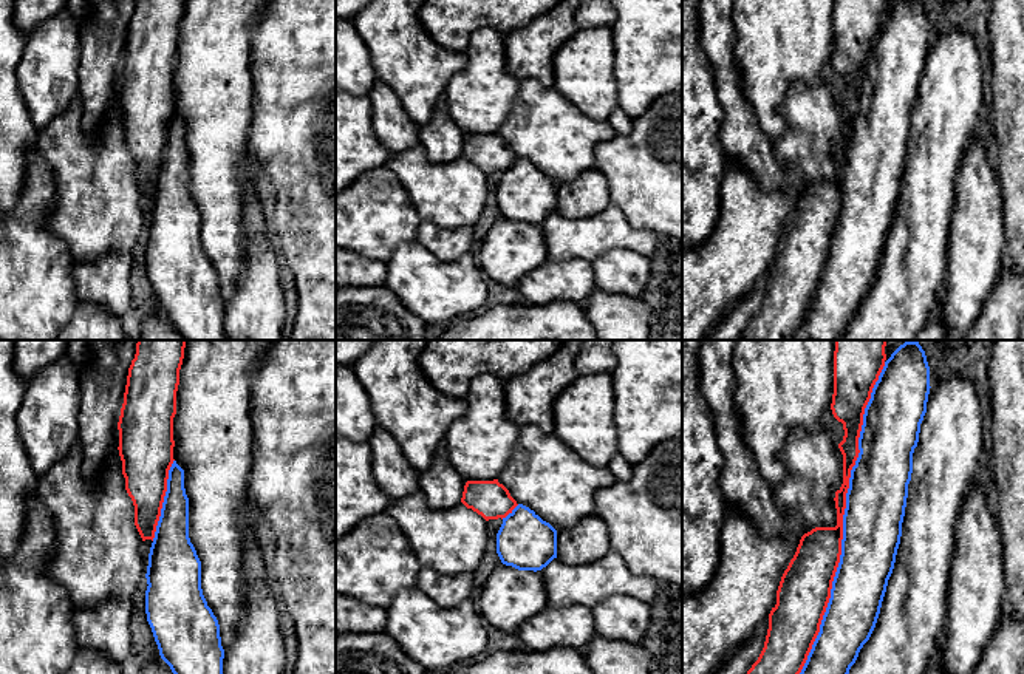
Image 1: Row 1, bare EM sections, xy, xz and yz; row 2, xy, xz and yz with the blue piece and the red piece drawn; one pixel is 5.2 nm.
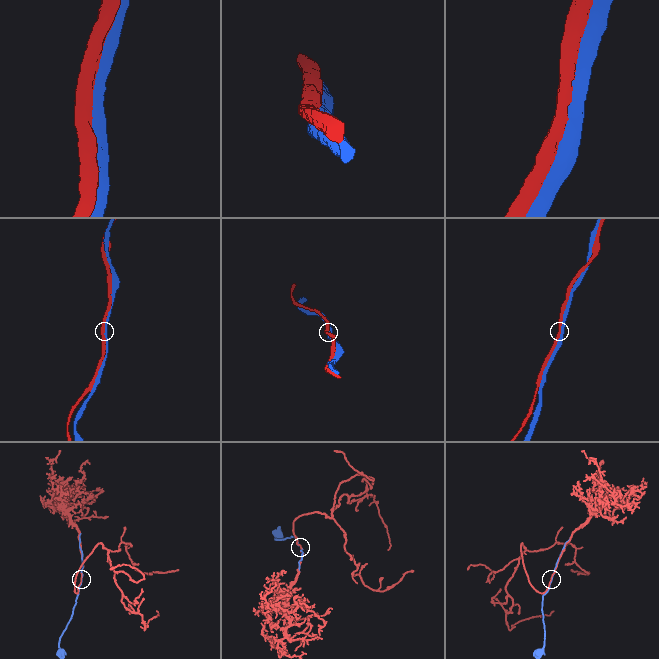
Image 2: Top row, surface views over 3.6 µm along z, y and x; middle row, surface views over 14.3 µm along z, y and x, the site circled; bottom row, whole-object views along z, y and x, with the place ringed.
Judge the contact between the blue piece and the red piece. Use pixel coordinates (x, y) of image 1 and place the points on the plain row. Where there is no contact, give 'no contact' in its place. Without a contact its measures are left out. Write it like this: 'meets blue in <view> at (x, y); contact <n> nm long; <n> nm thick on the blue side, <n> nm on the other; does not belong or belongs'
meets blue in yz at (843, 178); contact 1750 nm long; 320 nm thick on the blue side, 240 nm on the other; belongs

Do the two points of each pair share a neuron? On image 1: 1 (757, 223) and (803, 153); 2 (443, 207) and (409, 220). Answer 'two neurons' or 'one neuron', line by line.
1: two neurons
2: two neurons

